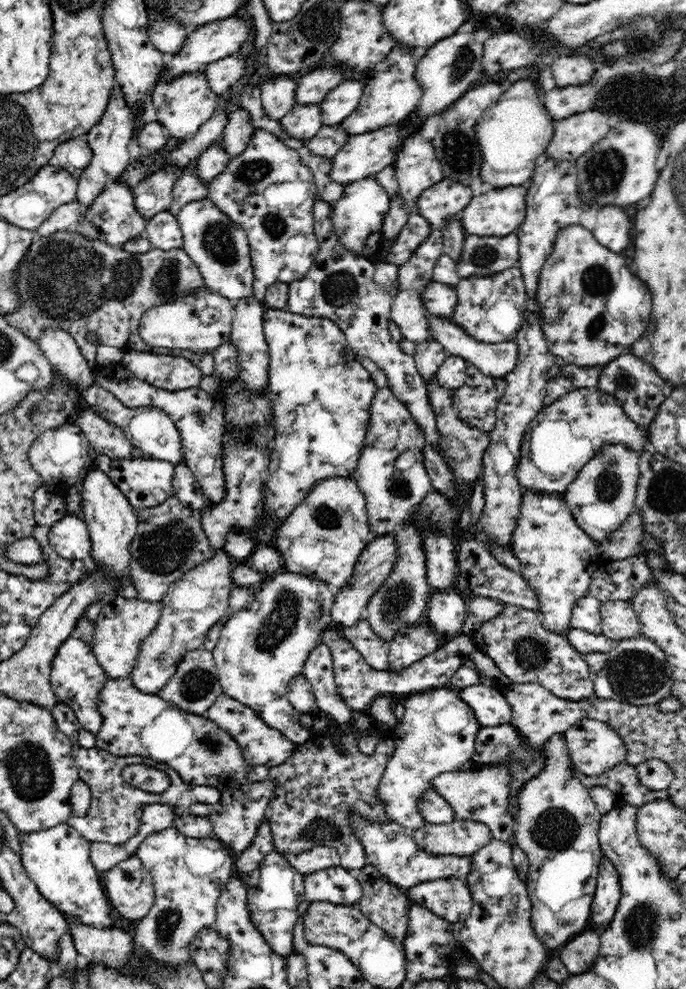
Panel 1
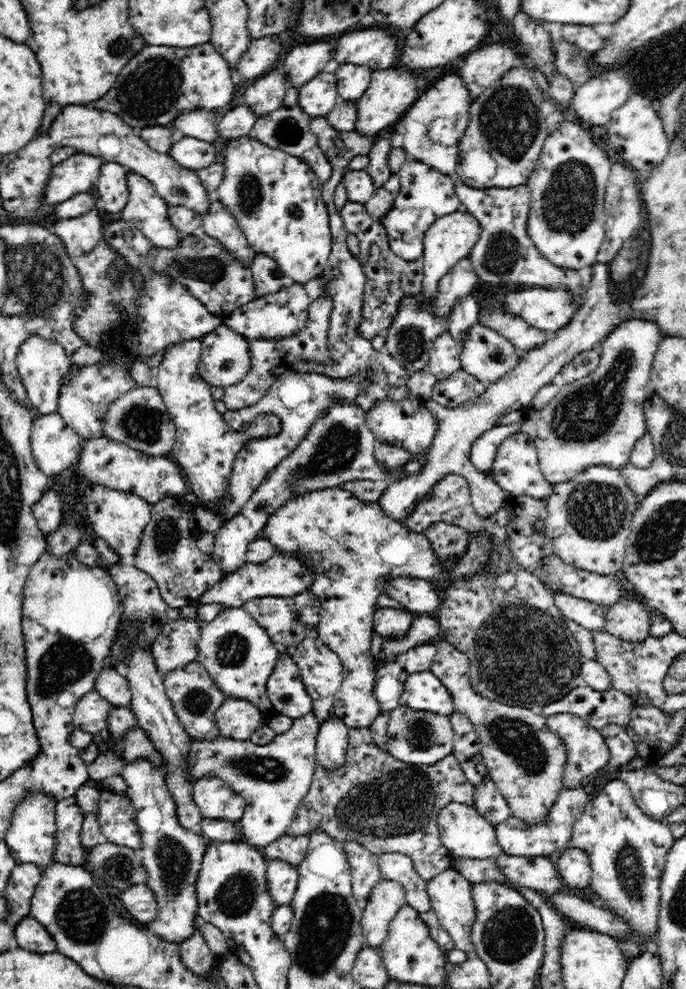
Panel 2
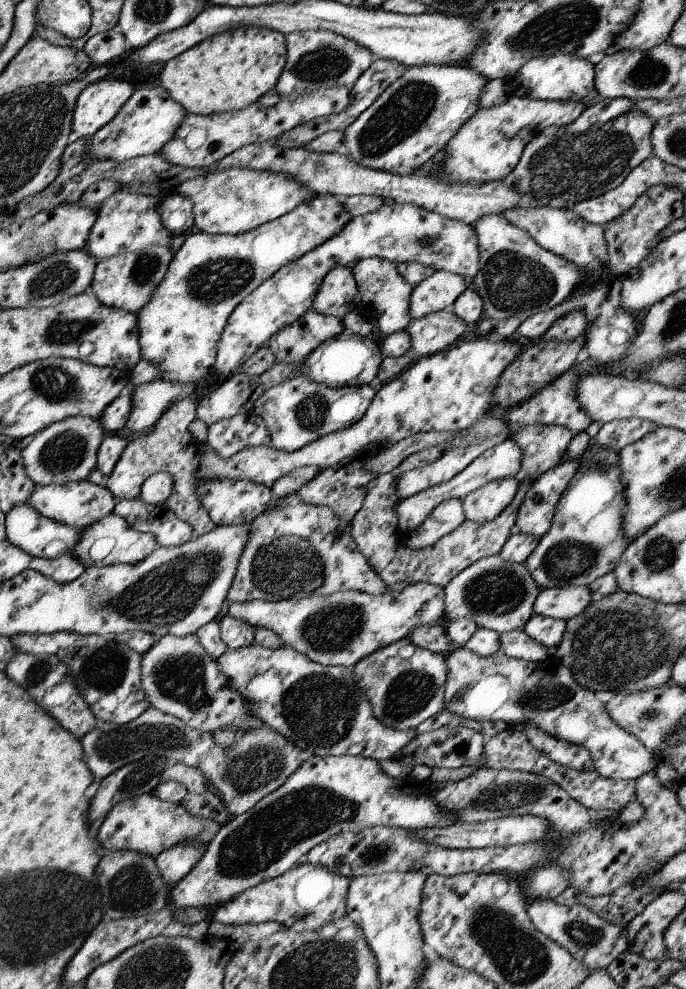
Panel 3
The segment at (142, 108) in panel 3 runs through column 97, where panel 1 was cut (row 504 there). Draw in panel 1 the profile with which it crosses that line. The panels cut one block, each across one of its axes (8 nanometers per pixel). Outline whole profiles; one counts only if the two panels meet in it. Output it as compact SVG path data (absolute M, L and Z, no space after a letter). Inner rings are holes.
M98 453L95 460L97 468L102 469L112 479L116 487L124 491L128 501L134 505L134 508L150 508L159 505L163 500L170 498L175 494L172 480L174 478L175 464L167 460L155 459L152 457L112 457Z

